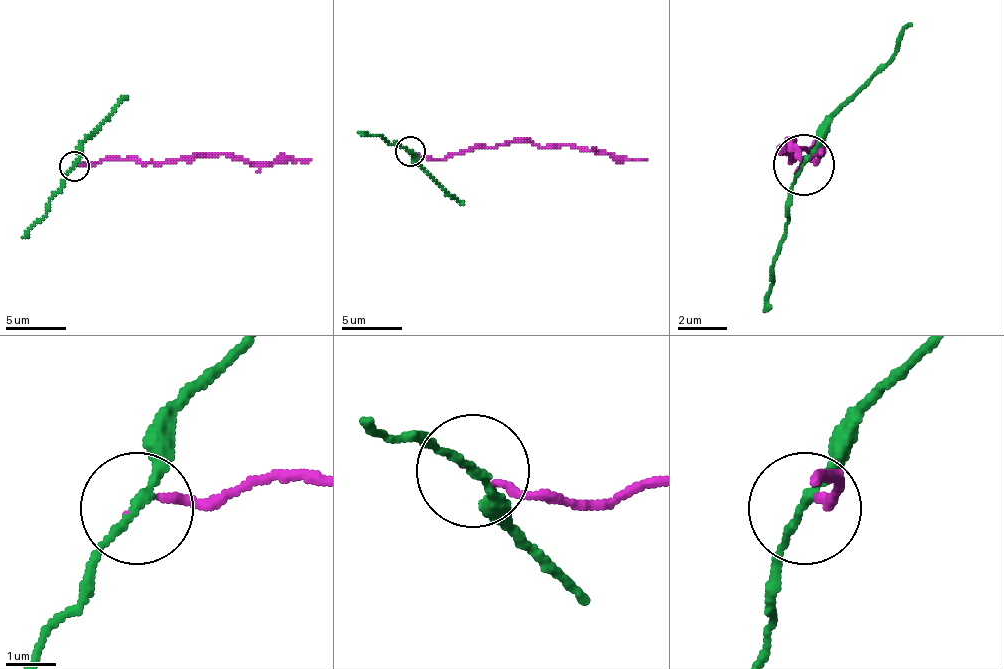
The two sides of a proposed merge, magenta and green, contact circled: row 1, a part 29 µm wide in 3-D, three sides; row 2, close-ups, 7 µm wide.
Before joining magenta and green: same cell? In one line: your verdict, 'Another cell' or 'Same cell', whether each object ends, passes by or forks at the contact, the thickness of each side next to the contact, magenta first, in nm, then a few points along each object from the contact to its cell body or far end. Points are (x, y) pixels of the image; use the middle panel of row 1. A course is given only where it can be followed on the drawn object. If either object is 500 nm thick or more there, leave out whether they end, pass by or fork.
Another cell. At the ring magenta ends. At the ring green passes by. Thickness 70 nm (magenta) against 160 nm. Course of magenta: (409, 150), (445, 159), (475, 147), (529, 141), (541, 147), (604, 150), (646, 159). Course of green: (409, 150), (463, 204)

